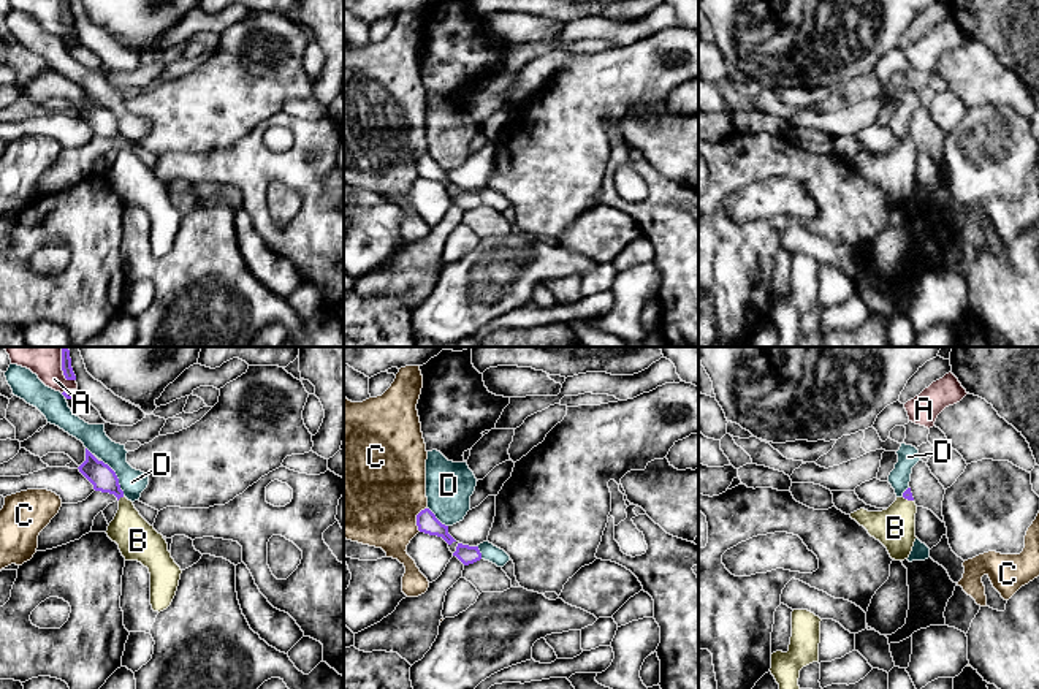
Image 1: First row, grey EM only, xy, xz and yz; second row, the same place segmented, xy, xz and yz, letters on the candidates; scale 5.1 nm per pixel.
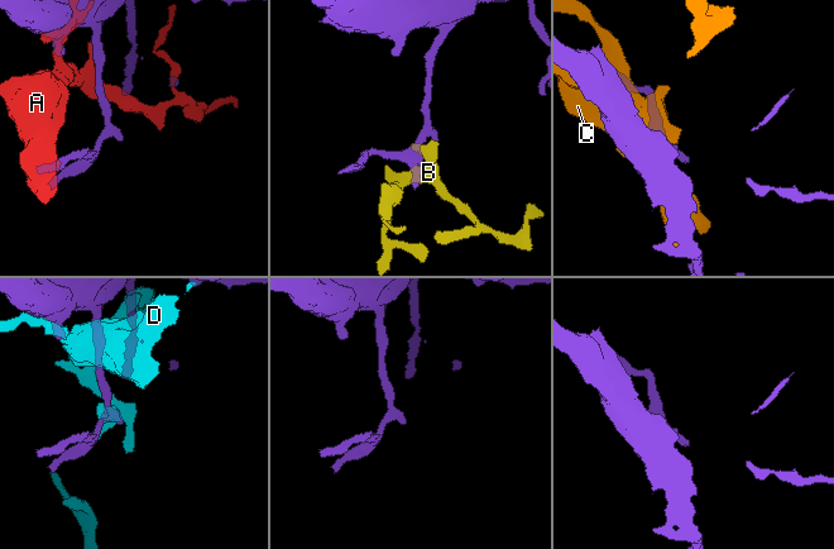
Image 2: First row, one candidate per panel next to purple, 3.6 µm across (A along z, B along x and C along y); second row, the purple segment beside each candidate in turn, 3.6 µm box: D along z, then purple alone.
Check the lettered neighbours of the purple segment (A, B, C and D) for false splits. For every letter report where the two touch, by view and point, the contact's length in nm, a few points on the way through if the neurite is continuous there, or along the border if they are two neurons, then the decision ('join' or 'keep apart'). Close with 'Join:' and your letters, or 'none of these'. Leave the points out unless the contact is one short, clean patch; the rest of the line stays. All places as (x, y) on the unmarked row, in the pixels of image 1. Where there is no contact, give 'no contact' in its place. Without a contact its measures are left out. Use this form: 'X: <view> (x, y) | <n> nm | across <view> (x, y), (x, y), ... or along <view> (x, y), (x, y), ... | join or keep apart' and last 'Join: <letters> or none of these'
A: xy (62, 15) | 150 nm | keep apart
B: xy (121, 141) | 40 nm | across xy (103, 124), (121, 141), (129, 175), (138, 186) | join
C: xz (417, 163) | 130 nm | keep apart
D: xy (116, 122) | 220 nm | keep apart
Join: B

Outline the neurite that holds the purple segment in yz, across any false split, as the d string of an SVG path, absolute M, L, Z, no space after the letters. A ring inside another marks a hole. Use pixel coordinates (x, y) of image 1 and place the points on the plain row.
M911 133L901 143L882 157L868 157L860 154L851 158L851 163L863 171L871 182L879 185L895 206L909 203L915 187L915 158Z

